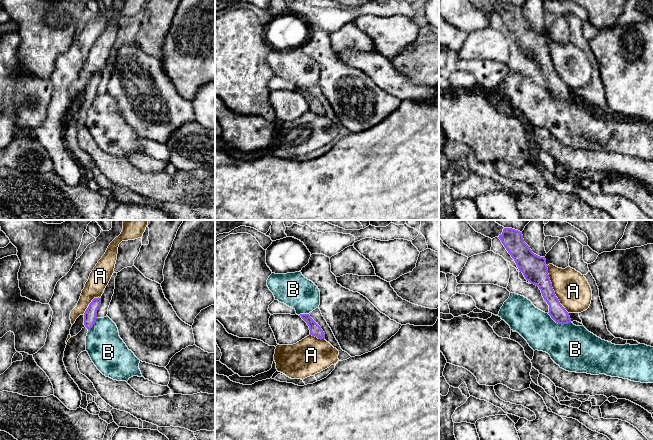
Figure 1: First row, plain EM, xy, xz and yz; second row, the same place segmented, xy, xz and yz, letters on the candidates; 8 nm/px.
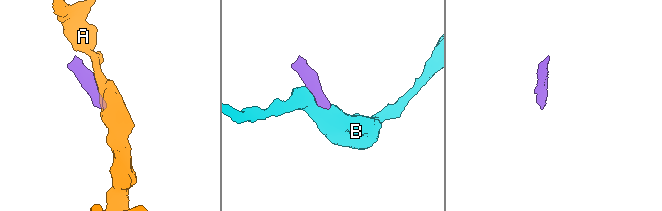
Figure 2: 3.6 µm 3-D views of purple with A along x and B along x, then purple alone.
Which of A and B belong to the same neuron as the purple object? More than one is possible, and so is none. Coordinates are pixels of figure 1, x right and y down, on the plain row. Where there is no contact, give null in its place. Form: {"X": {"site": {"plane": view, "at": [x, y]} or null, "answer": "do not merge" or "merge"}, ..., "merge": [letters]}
{"A": {"site": {"plane": "yz", "at": [553, 66]}, "answer": "do not merge"}, "B": {"site": {"plane": "yz", "at": [559, 99]}, "answer": "do not merge"}, "merge": []}

